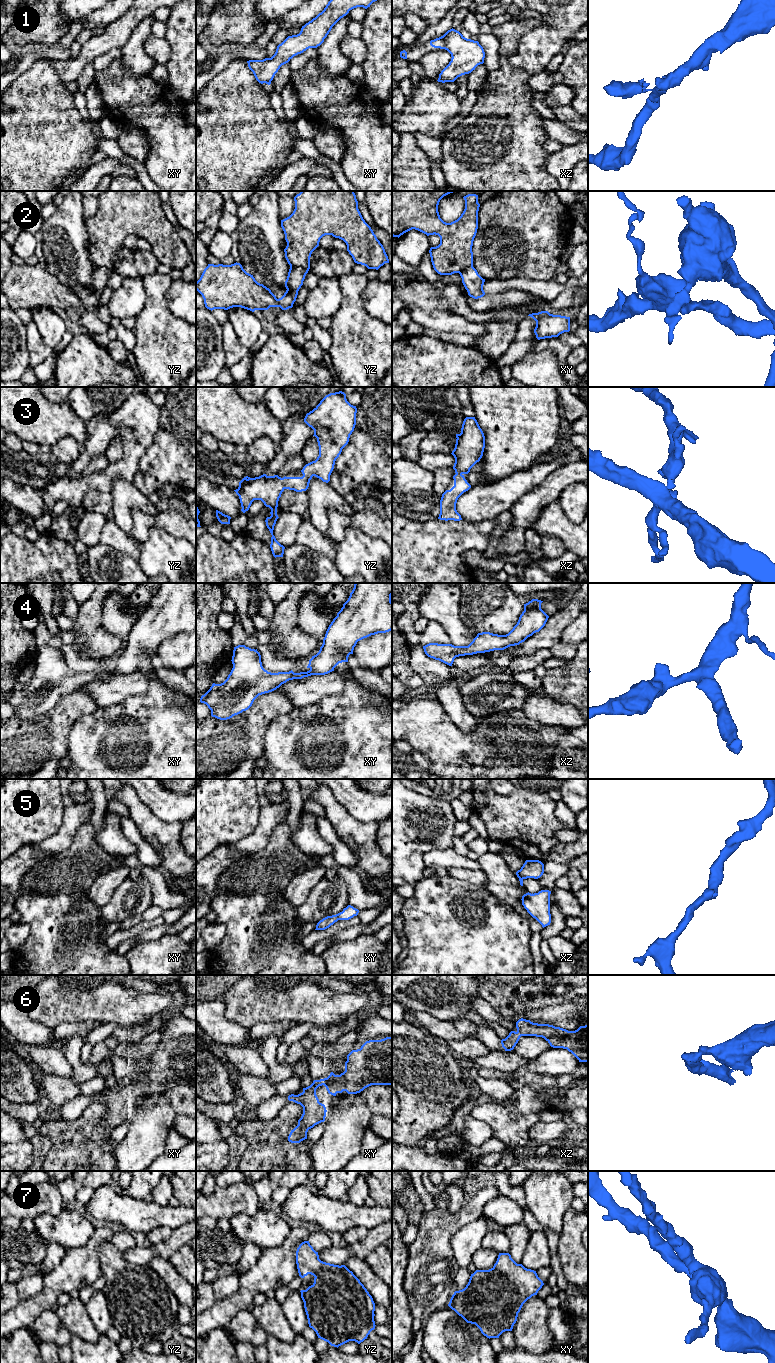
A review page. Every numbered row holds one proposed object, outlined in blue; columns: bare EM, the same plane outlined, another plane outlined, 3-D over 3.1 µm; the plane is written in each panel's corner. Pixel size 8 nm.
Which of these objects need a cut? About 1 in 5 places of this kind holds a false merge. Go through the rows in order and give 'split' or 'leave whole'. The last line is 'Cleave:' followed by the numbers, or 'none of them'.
1: leave whole
2: split
3: leave whole
4: leave whole
5: leave whole
6: leave whole
7: leave whole
Cleave: 2

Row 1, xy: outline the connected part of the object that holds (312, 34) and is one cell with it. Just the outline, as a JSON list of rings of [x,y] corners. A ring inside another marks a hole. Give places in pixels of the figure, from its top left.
[[[330,0],[321,13],[302,26],[299,34],[288,36],[279,44],[271,58],[247,61],[249,69],[259,83],[270,85],[282,65],[307,49],[320,46],[332,27],[350,10],[357,7],[367,9],[375,1],[377,0]]]

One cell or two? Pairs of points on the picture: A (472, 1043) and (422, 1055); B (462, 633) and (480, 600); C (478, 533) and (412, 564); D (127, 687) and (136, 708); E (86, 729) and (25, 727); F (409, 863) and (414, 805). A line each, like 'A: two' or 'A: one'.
A: two
B: two
C: one
D: two
E: two
F: one

